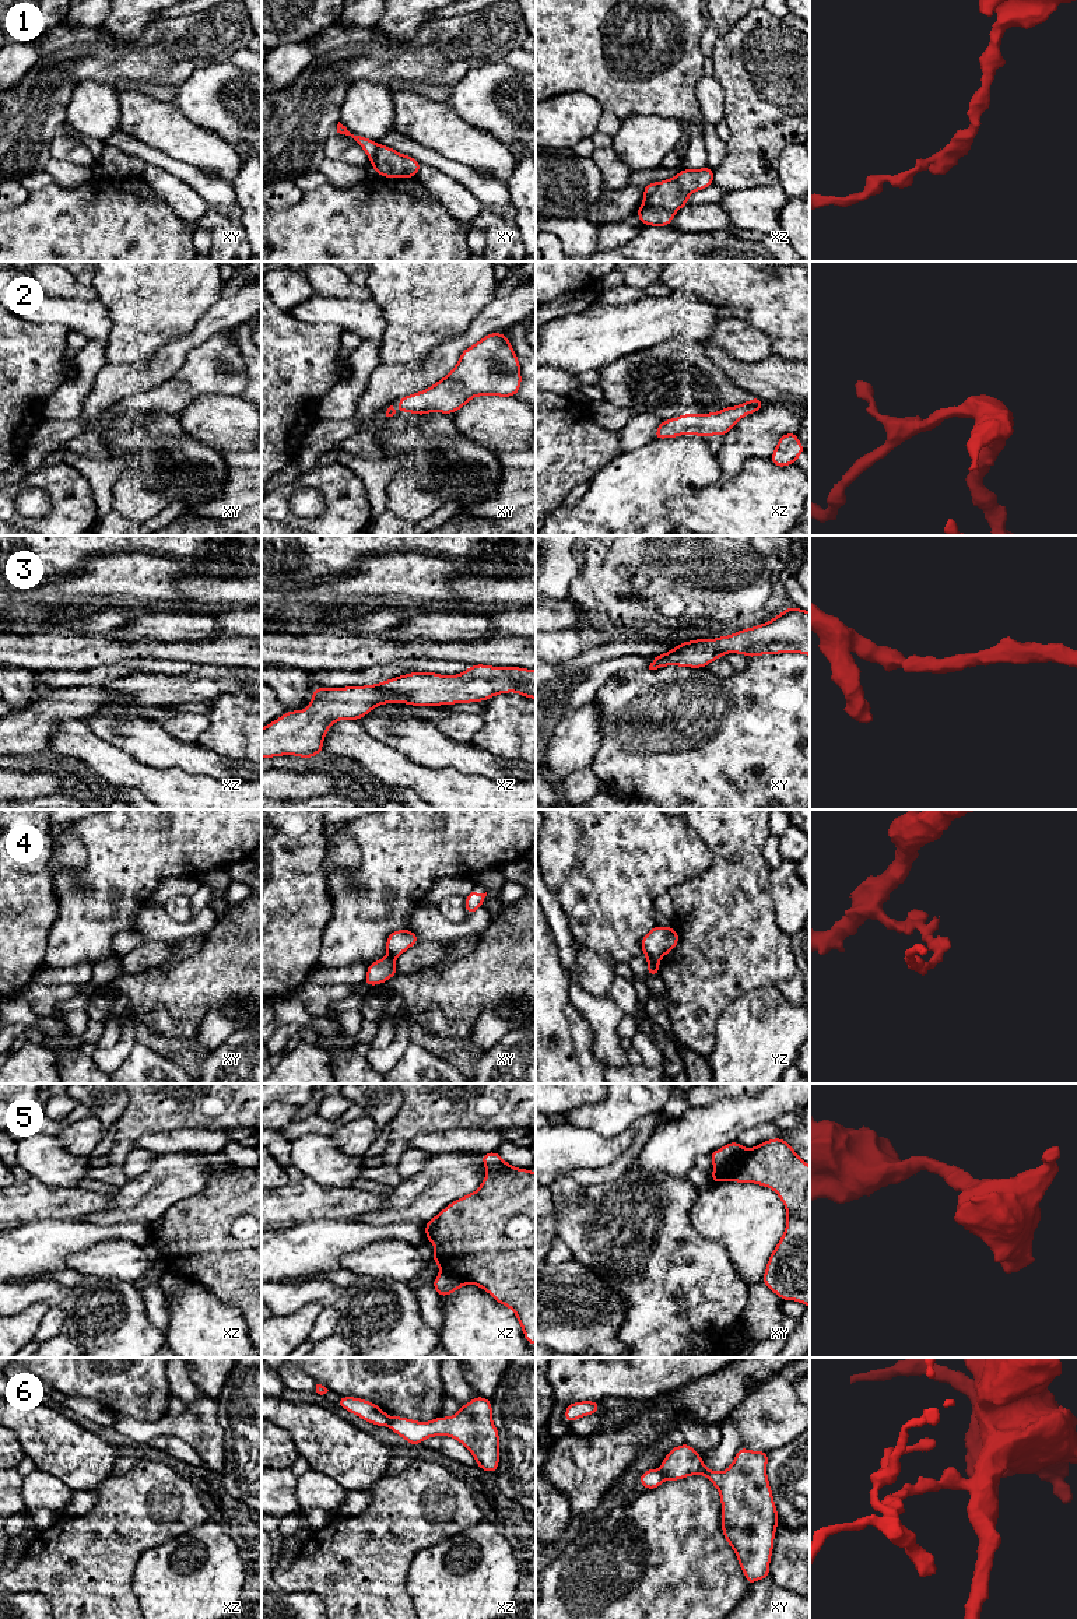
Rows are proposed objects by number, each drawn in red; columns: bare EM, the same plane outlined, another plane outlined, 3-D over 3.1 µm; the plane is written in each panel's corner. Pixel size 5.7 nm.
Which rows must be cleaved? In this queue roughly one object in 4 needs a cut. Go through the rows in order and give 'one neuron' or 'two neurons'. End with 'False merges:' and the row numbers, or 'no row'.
1: two neurons
2: one neuron
3: one neuron
4: two neurons
5: two neurons
6: two neurons
False merges: 1, 4, 5, 6

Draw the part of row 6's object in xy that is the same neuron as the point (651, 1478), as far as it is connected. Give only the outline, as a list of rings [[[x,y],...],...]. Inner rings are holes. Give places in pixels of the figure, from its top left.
[[[646,1469],[641,1476],[639,1476],[639,1483],[645,1489],[656,1489],[664,1482],[663,1474],[660,1469]]]

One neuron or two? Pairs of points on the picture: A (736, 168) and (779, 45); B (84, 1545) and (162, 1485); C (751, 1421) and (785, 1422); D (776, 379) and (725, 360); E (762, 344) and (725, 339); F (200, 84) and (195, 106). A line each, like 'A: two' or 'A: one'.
A: one
B: one
C: one
D: one
E: one
F: one

